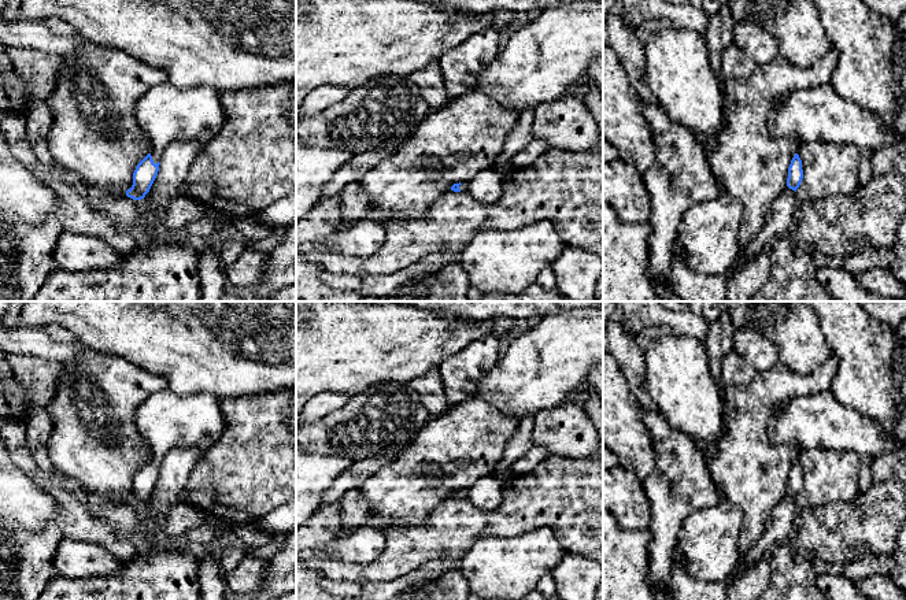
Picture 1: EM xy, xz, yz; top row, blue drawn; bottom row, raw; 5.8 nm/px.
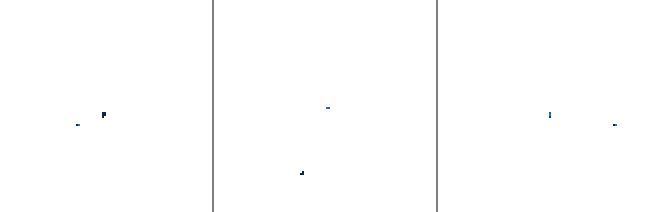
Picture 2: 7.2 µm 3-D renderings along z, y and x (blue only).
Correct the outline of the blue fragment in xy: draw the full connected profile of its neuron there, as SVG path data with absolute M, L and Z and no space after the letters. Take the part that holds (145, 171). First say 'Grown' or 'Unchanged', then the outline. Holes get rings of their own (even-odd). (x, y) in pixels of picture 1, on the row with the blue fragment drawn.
Grown. M167 81L151 88L137 101L136 121L149 138L152 151L137 164L127 197L145 197L169 144L184 141L207 145L212 141L226 122L219 96L210 86L178 89Z

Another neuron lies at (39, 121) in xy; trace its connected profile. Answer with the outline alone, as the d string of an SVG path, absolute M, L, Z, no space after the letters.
M36 100L26 116L26 130L30 147L38 163L51 167L62 167L51 155L47 145L47 136L52 125L52 112L44 100Z

